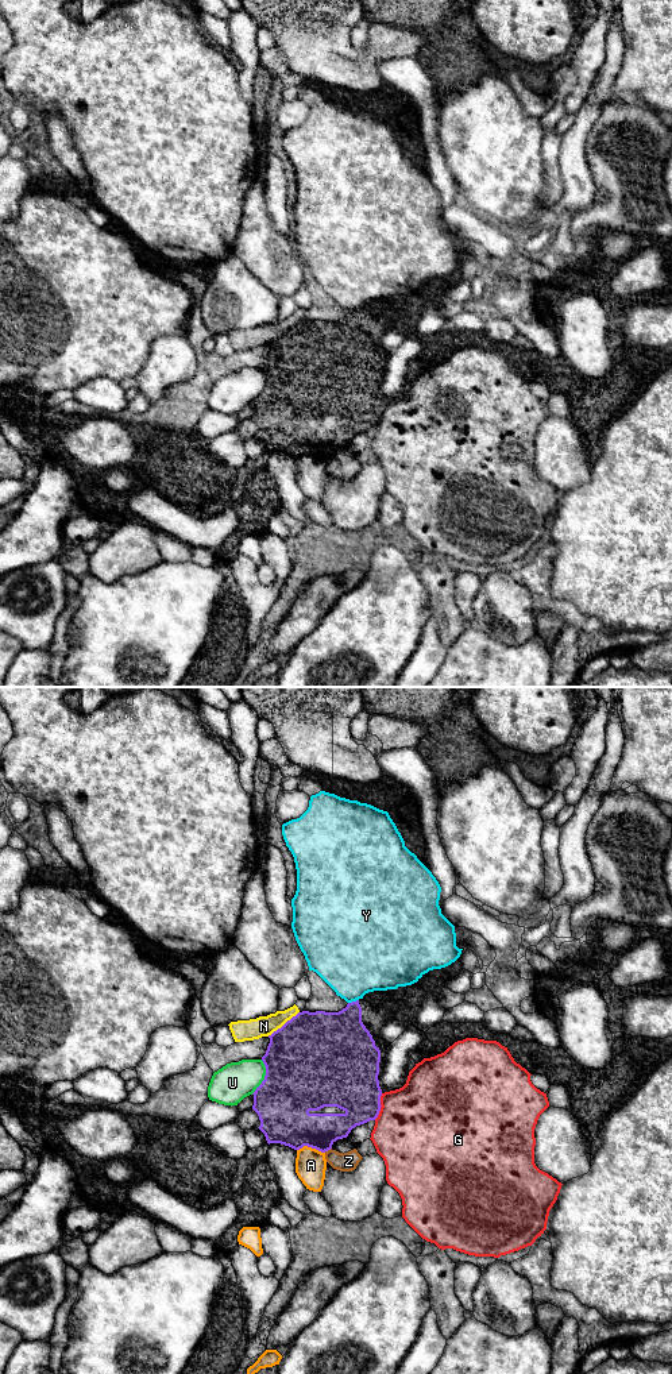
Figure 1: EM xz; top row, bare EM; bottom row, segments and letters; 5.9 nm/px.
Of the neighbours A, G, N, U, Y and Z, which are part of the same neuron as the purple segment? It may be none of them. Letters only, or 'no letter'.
no letter

